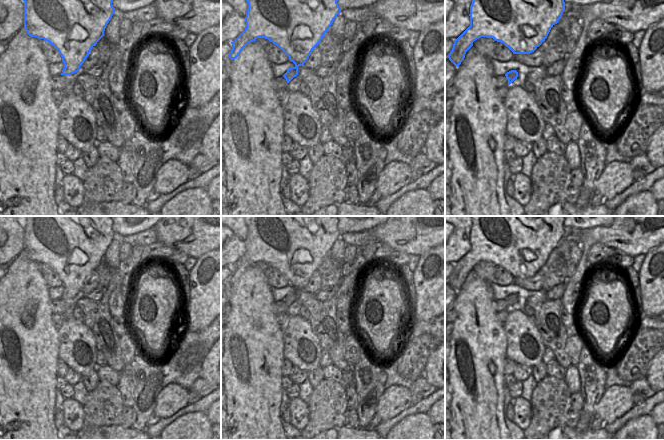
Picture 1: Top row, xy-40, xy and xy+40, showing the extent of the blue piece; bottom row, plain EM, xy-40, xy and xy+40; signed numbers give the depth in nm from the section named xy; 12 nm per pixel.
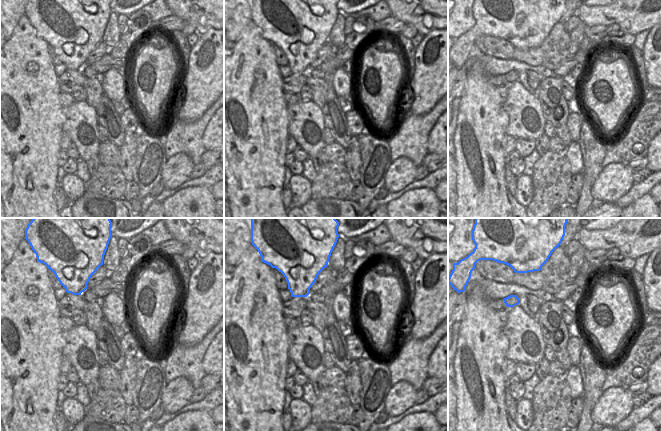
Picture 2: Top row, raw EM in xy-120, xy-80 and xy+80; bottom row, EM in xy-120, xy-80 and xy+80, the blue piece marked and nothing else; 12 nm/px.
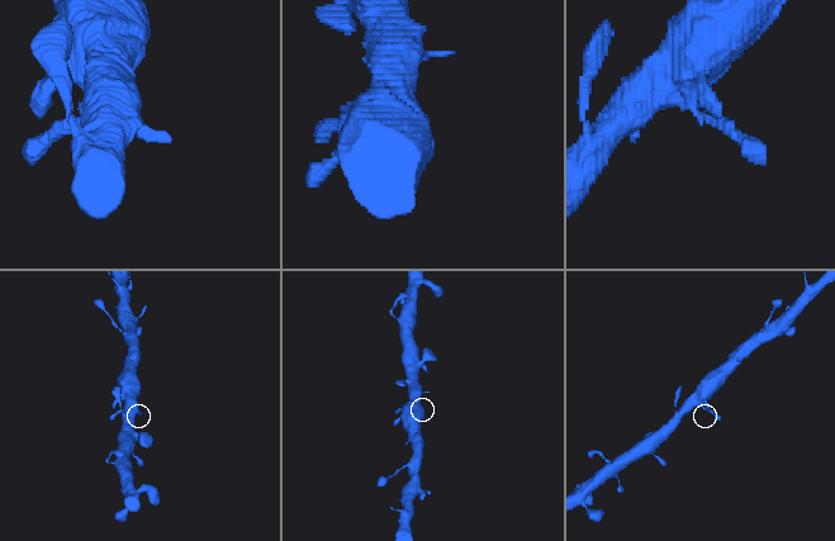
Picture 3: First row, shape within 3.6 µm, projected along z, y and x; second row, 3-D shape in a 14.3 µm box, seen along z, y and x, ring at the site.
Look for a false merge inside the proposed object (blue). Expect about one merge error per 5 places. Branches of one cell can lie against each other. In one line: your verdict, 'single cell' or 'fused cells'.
single cell

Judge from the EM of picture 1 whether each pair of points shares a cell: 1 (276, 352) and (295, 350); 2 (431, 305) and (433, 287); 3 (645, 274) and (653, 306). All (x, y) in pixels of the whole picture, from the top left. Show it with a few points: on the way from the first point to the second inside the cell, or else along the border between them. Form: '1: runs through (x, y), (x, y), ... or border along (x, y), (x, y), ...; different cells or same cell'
1: border along (280, 328), (283, 340), (283, 356), (285, 358); different cells
2: runs through (431, 301), (433, 291); same cell
3: runs through (645, 282), (653, 290), (653, 298); same cell

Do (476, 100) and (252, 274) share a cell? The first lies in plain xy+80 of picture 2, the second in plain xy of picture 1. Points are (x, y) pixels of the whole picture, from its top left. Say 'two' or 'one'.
one

